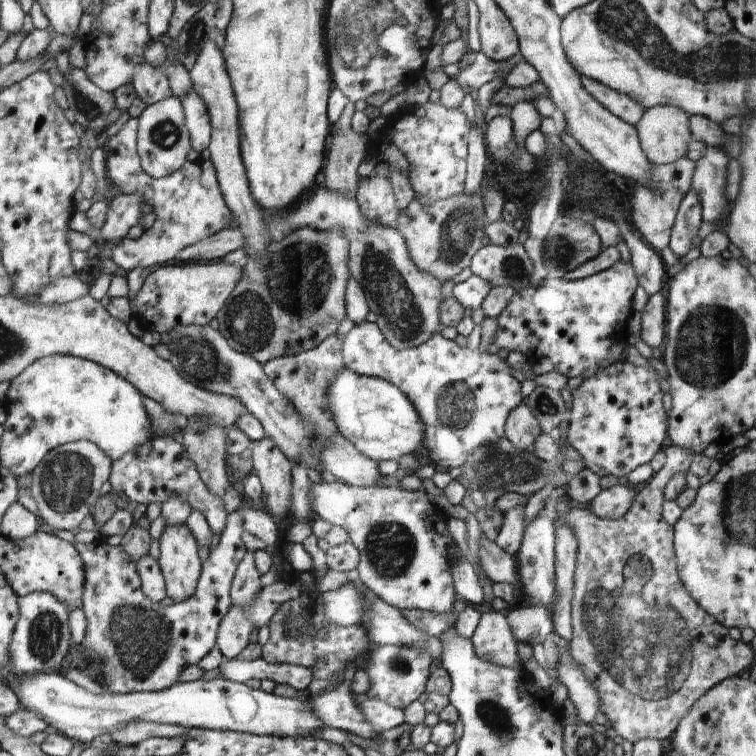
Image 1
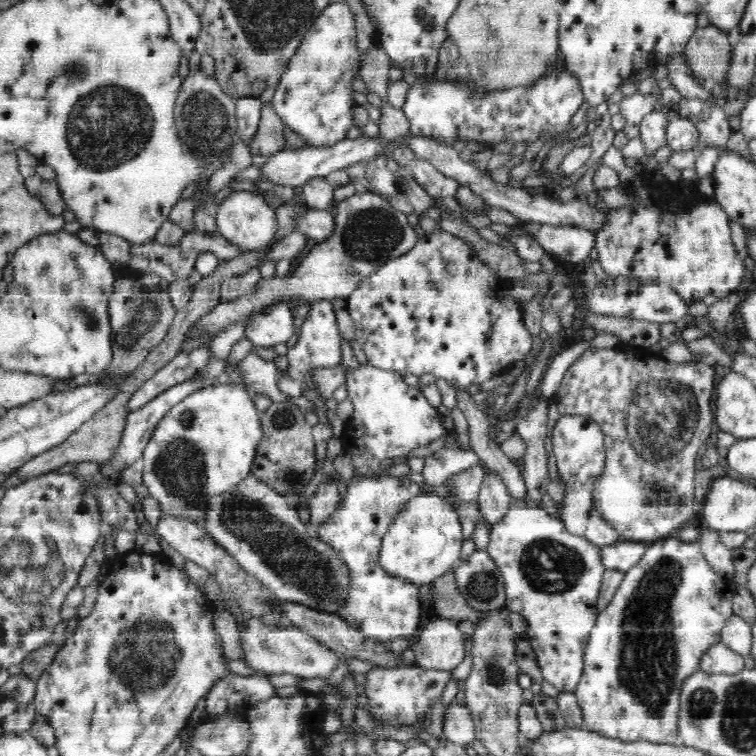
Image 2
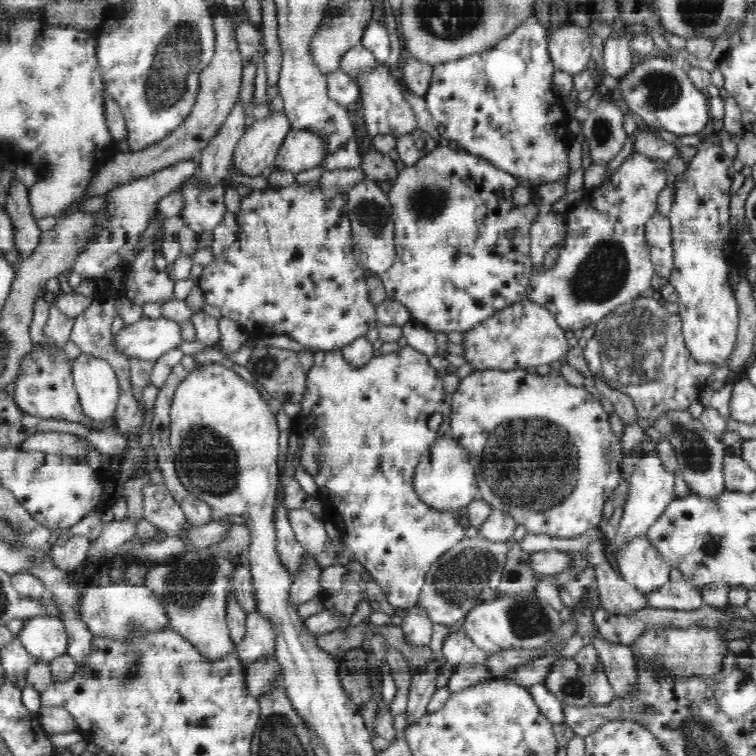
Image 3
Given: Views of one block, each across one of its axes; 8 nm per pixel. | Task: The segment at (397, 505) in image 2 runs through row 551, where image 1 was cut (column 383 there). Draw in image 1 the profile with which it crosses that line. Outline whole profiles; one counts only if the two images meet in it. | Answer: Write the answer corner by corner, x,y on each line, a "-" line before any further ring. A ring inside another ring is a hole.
364,321
356,324
346,334
342,340
341,353
346,368
362,376
372,376
391,382
408,396
424,424
422,444
424,448
427,448
430,458
437,464
439,470
461,467
474,450
480,446
486,446
486,442
501,440
505,436
506,420
522,402
522,394
520,394
522,386
512,376
506,360
502,360
496,354
481,351
479,348
478,352
460,348
454,339
446,339
440,332
416,348
396,350
394,346
386,342
385,335
376,323

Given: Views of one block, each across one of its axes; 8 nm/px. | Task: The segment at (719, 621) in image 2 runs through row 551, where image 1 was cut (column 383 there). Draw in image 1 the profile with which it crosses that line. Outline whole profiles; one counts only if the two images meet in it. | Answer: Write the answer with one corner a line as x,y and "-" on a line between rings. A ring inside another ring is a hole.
378,645
370,650
368,666
363,667
370,681
366,695
404,710
410,702
424,696
422,692
430,676
430,664
432,654
428,650
420,650
416,646

